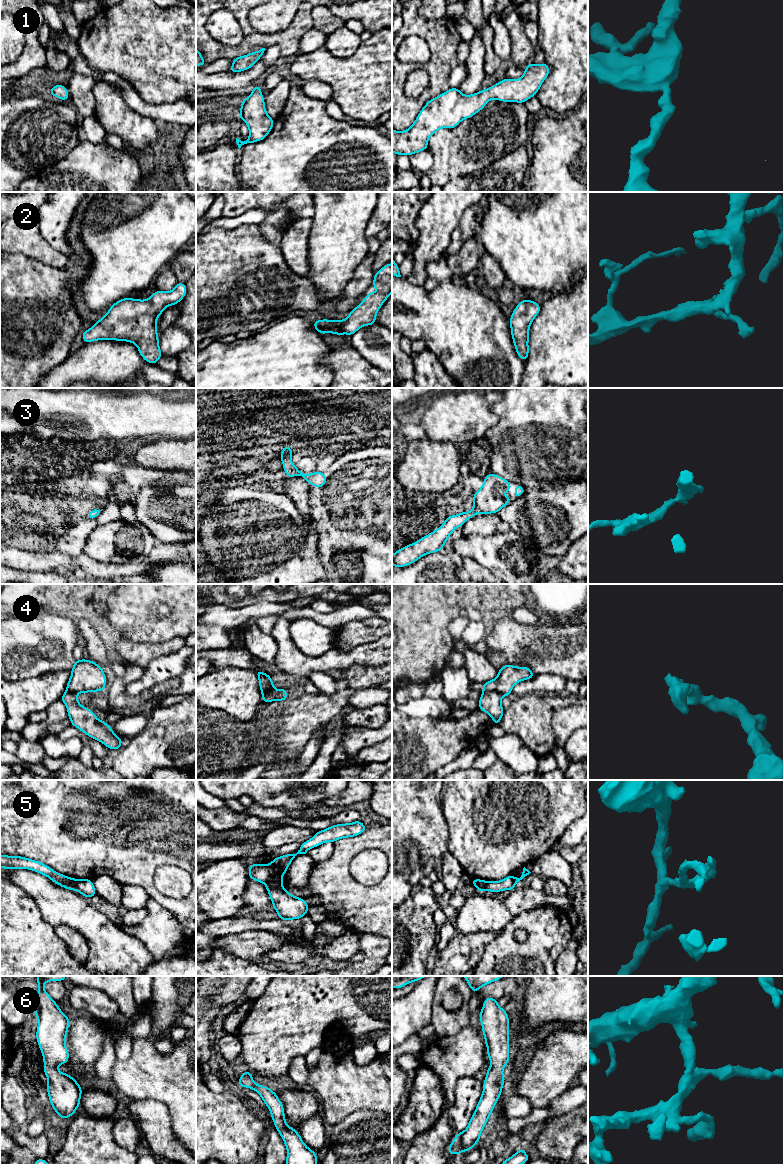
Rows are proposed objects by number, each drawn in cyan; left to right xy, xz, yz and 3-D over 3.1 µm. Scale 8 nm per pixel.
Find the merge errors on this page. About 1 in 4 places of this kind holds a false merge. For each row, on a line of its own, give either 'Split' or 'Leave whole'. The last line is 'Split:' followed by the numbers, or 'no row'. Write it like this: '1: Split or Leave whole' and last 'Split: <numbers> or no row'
1: Leave whole
2: Leave whole
3: Leave whole
4: Split
5: Split
6: Leave whole
Split: 4, 5

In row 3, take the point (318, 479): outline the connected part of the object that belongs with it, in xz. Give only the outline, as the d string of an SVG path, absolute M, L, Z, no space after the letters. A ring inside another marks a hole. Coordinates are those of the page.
M284 446L281 450L280 460L283 463L283 470L285 471L288 478L294 476L303 477L308 484L317 487L318 489L323 488L328 477L323 472L315 471L311 474L305 474L297 469L294 463L291 461L293 449L289 446Z

